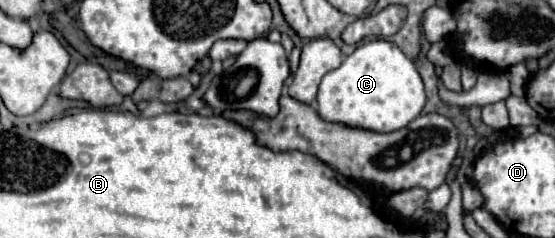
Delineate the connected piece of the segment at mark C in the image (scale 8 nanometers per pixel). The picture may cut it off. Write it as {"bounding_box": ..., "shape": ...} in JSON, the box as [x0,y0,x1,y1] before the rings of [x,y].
{"bounding_box":[318,39,426,133],"shape":[[[378,39],[360,45],[342,65],[324,75],[318,89],[318,115],[324,121],[344,123],[380,133],[406,127],[416,119],[426,103],[424,83],[412,59],[408,59],[396,43]]]}

